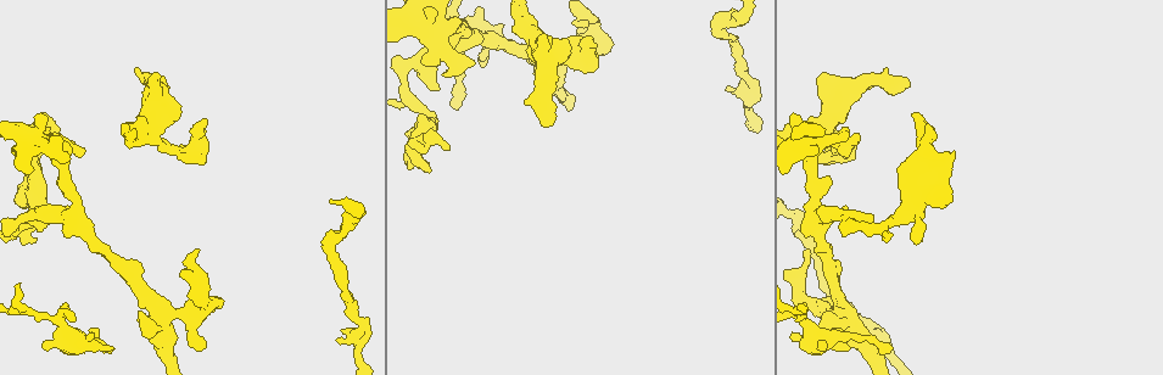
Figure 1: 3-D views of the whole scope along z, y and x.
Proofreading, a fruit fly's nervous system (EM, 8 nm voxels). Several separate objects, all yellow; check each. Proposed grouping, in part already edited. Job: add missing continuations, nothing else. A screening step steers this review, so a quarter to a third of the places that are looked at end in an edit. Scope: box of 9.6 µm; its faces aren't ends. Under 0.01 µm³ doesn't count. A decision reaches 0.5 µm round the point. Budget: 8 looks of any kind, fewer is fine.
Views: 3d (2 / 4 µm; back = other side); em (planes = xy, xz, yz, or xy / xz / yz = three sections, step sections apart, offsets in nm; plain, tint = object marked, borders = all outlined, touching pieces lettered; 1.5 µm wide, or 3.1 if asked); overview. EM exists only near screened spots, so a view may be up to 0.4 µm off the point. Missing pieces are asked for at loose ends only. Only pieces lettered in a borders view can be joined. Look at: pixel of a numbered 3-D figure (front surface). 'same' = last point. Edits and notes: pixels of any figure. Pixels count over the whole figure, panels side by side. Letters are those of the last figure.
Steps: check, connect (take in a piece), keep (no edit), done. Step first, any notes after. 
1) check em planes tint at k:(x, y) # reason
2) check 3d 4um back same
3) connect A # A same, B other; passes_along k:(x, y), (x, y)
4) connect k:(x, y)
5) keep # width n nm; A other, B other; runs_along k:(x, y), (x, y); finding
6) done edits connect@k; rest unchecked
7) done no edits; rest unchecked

check 3d 4um at 1:(547, 41) # an open end

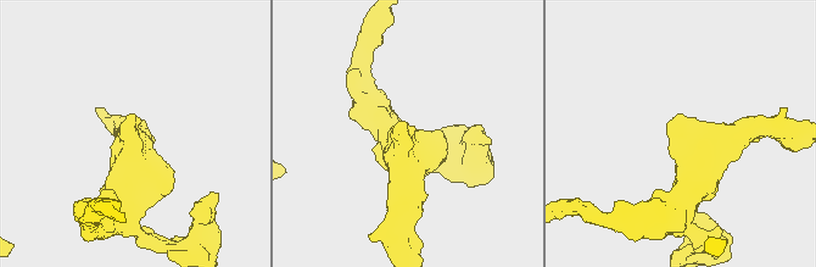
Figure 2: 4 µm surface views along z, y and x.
check em planes plain at 2:(408, 135) # shape alone is not enough

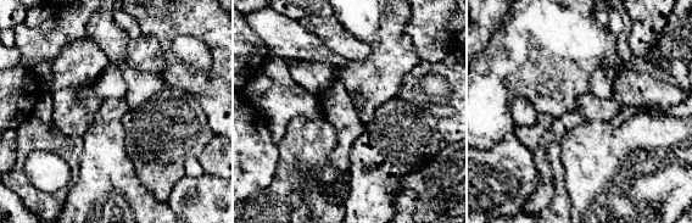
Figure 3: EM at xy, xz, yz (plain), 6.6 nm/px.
check em planes borders same

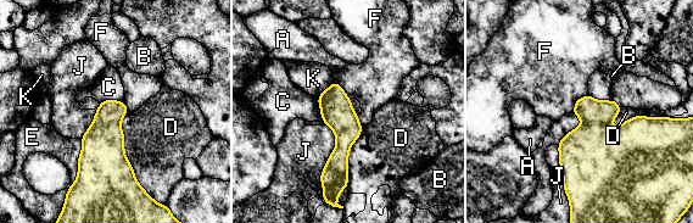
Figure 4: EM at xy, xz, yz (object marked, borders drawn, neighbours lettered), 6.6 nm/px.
keep # A other, B other, C other, D other, E other, F other, J other, K other; runs_along 4:(334, 85), (342, 120), (339, 178); none of them fits

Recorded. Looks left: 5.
check 3d 2um at 1:(196, 248)

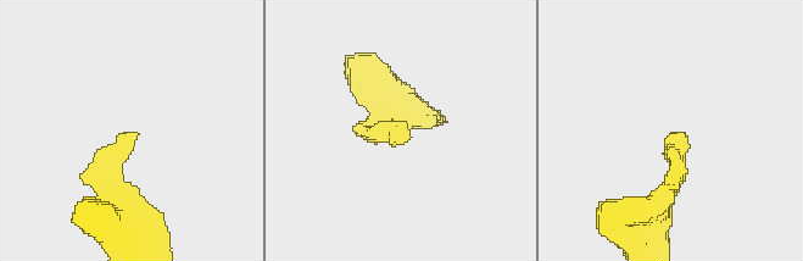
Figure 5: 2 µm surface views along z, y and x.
check em planes borders at 5:(676, 133)

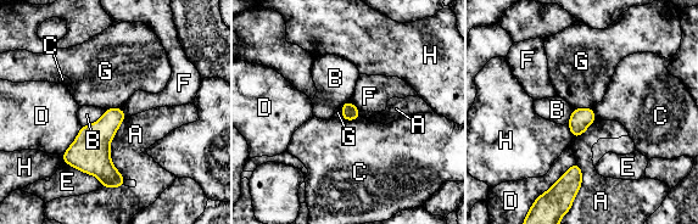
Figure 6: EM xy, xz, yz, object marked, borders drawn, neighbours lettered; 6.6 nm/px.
keep # longest_contact A 420 nm; A other, B other, C other, D other, E other, F other, G other, H other; border 6:(592, 107), (574, 108); none of them fits

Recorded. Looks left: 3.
check em planes borders at 1:(110, 349) # an open end

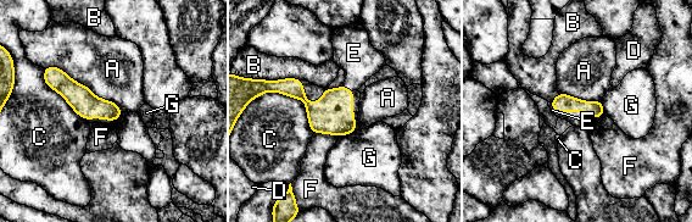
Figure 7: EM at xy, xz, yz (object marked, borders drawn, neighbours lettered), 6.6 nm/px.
connect E # A other, B other, C other, D other, E same, F other, G other; passes_along 7:(334, 114), (347, 88), (353, 53); the neuron continues

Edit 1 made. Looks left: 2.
done edits connect@7; rest unchecked

